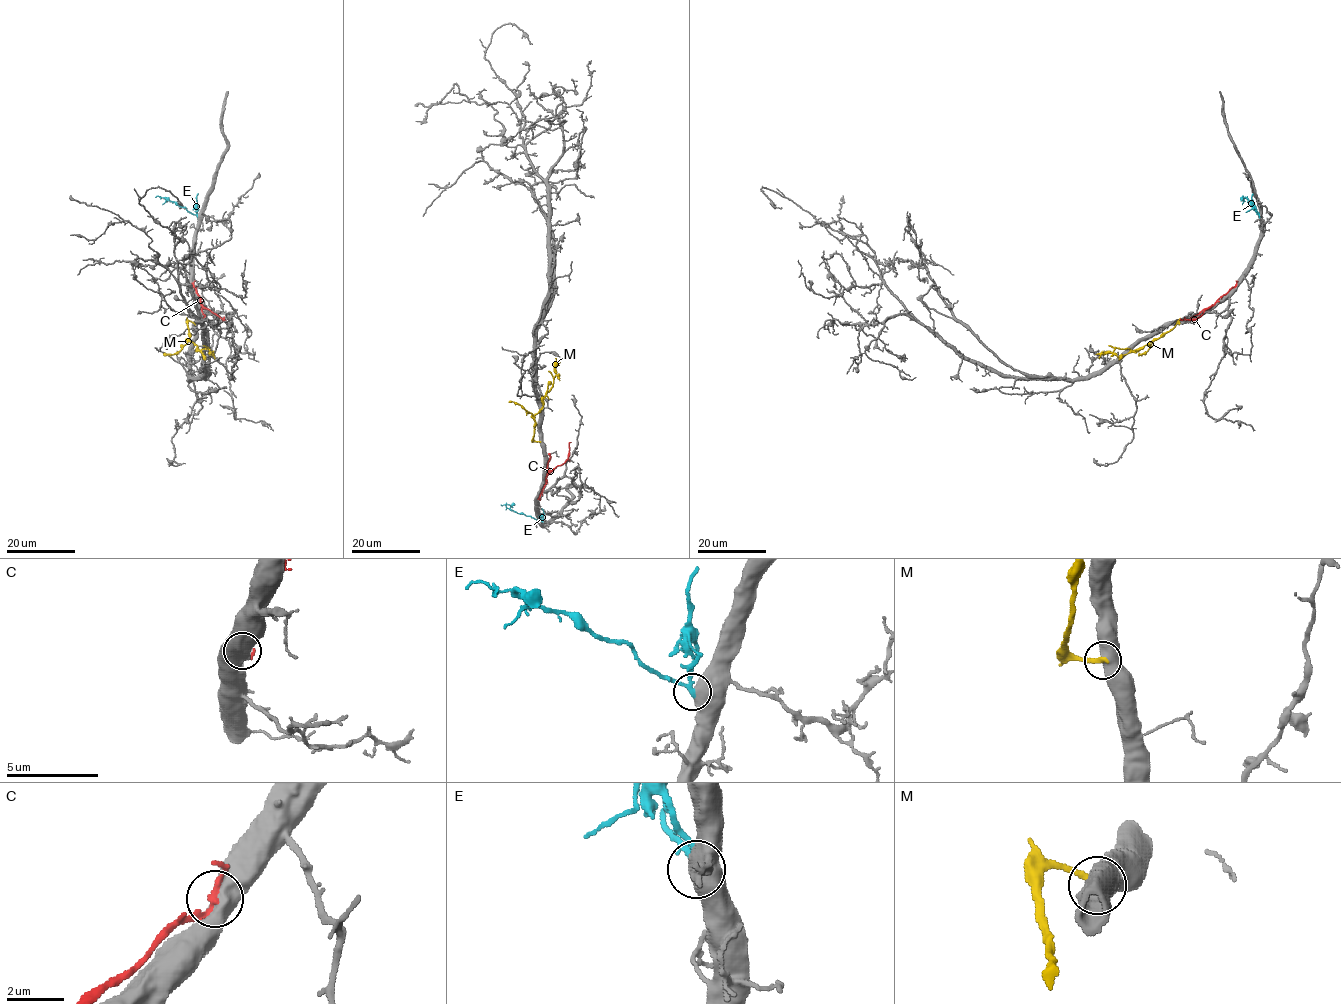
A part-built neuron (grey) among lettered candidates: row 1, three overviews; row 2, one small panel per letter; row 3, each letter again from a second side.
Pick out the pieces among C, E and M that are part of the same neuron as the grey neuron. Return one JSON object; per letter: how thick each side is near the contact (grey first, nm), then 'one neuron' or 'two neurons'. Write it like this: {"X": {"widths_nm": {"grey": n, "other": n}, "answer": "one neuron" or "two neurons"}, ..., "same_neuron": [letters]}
{"C": {"widths_nm": {"grey": 850, "other": 200}, "answer": "two neurons"}, "E": {"widths_nm": {"grey": 750, "other": 200}, "answer": "one neuron"}, "M": {"widths_nm": {"grey": 850, "other": 280}, "answer": "two neurons"}, "same_neuron": ["E"]}

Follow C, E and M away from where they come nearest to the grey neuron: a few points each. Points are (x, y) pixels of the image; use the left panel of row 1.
C: (193, 285), (200, 304), (225, 320)
E: (197, 216), (174, 202), (155, 197)
M: (194, 323), (189, 321), (187, 324), (189, 340), (198, 350), (208, 348), (214, 358)

